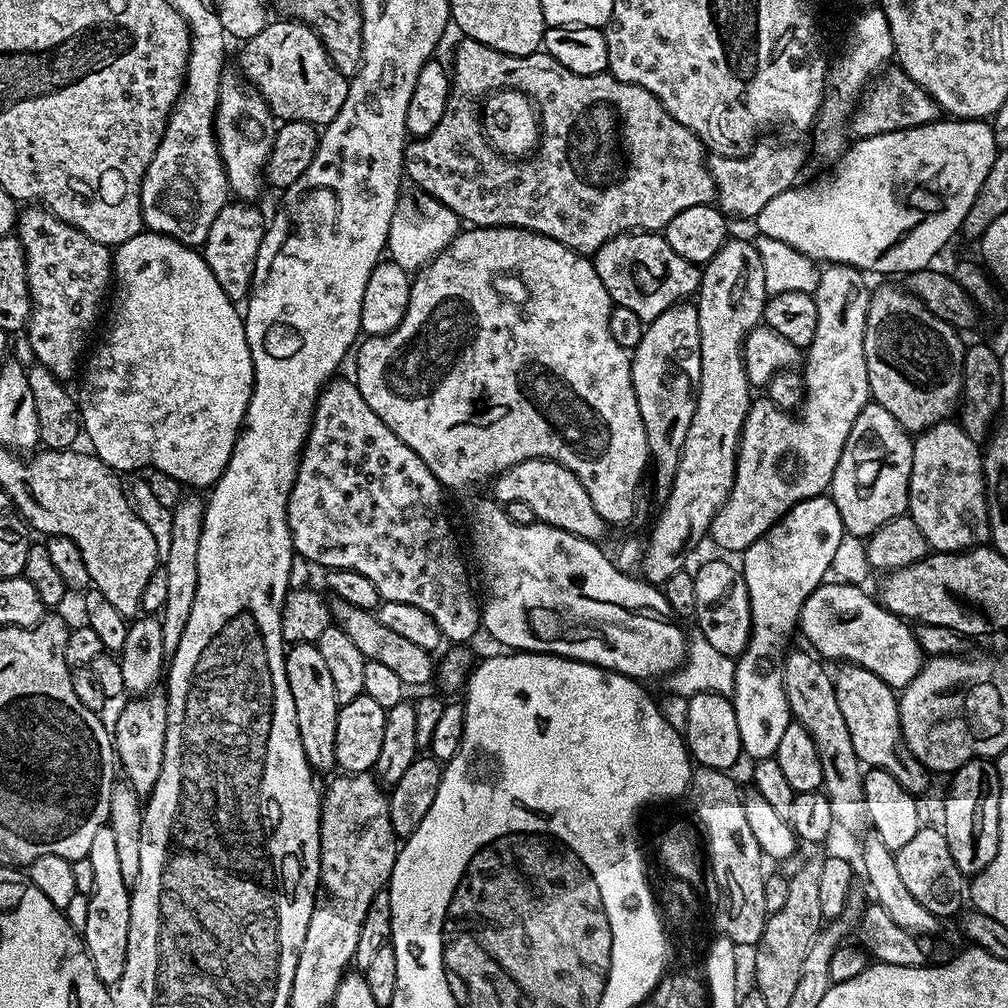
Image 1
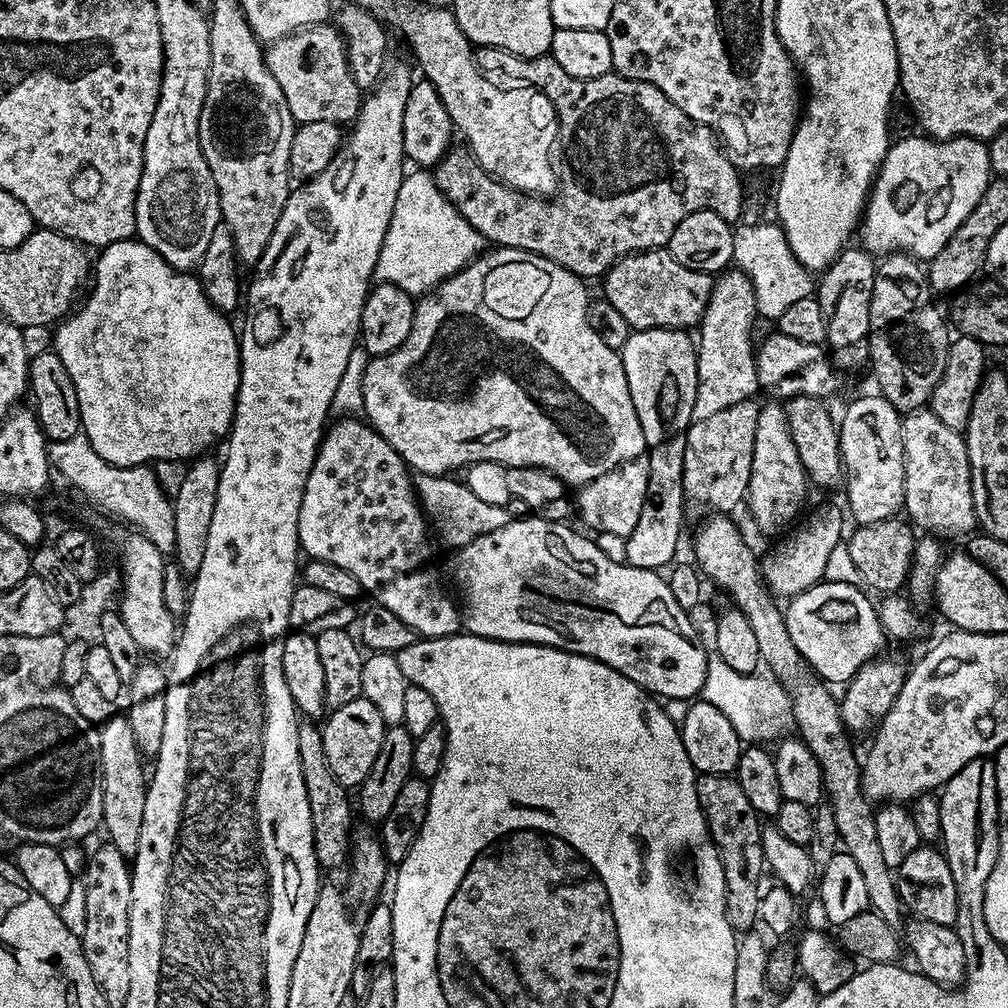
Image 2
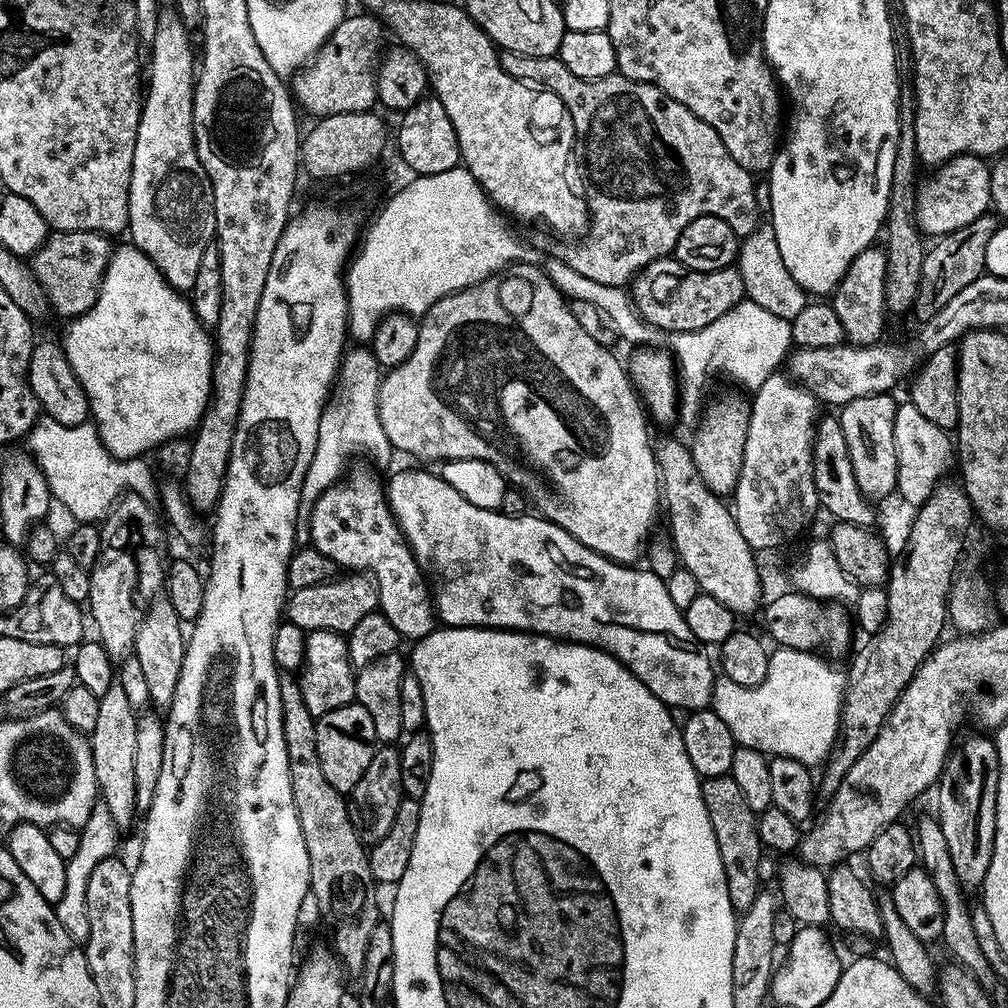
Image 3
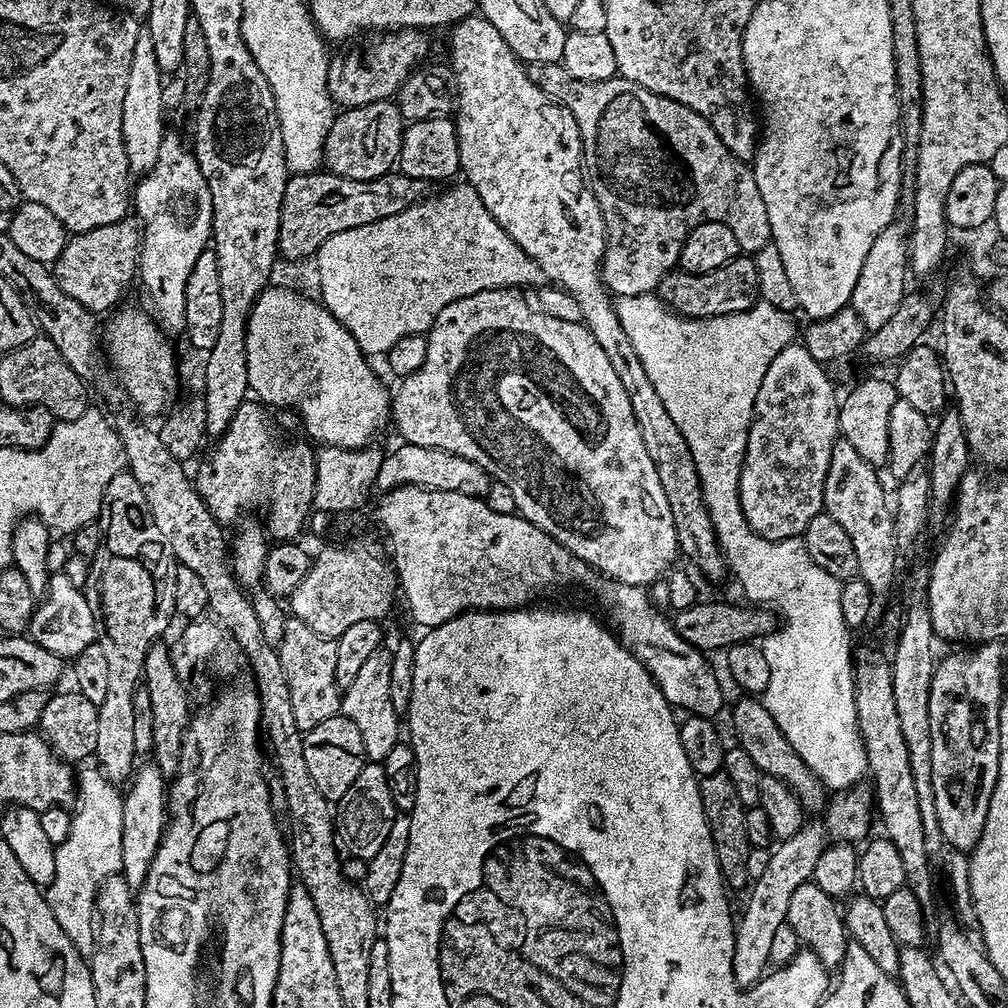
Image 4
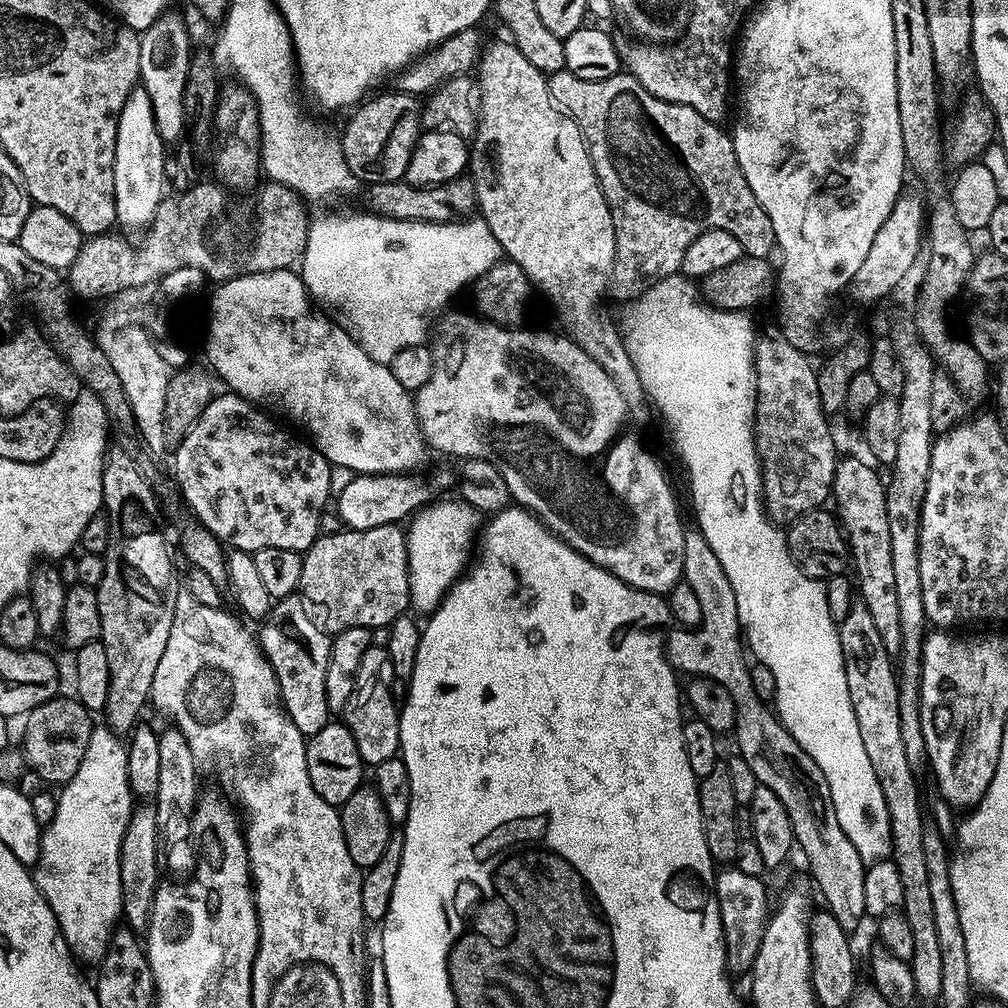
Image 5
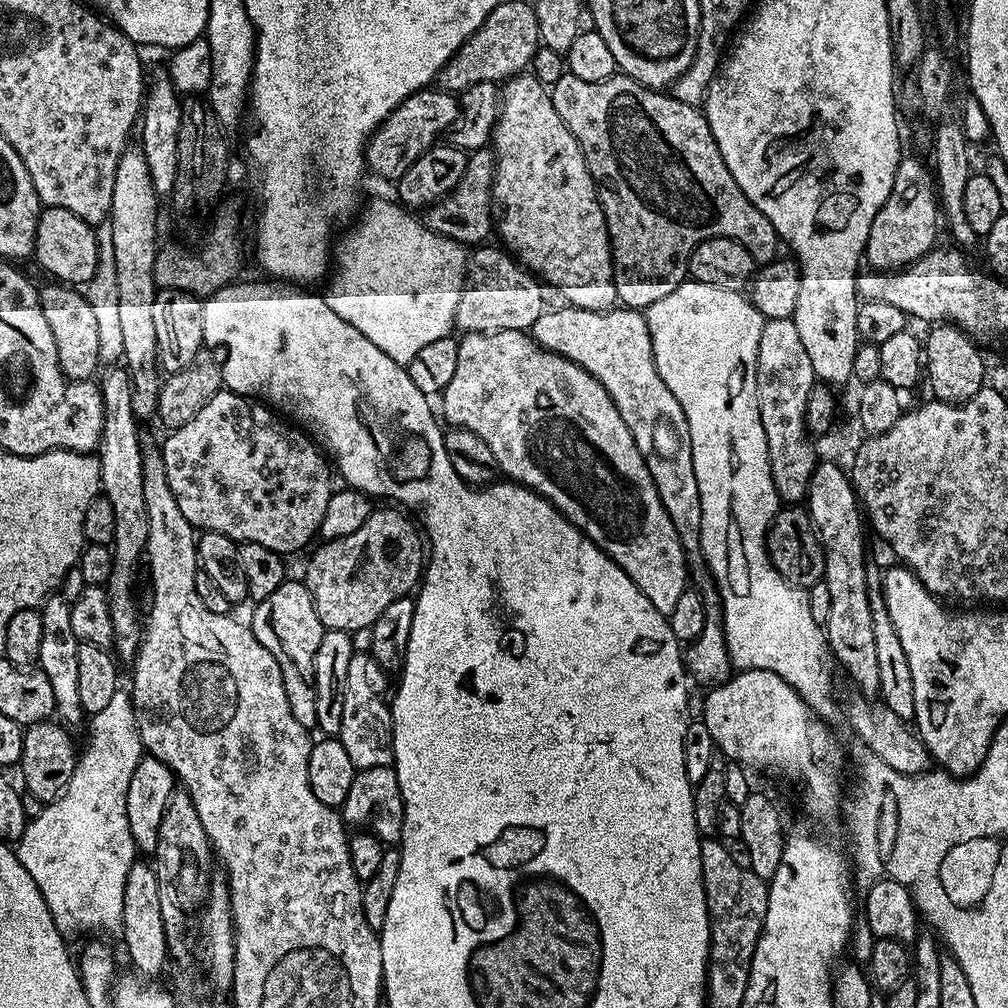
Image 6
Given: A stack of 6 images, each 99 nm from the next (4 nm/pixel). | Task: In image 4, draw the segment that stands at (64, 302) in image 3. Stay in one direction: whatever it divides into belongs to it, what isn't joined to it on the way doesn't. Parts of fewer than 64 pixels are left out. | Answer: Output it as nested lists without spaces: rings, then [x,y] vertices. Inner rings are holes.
[[[125,218],[110,222],[110,226],[98,226],[89,232],[69,235],[54,265],[58,286],[62,286],[70,298],[82,302],[82,306],[91,312],[111,313],[121,303],[119,300],[123,298],[128,283],[137,279],[141,235],[142,225],[135,218]]]

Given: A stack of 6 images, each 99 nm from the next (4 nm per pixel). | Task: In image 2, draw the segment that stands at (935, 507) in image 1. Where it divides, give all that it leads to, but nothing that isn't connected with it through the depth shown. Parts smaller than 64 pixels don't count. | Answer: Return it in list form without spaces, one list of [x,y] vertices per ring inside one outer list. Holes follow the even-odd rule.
[[[931,410],[907,413],[900,429],[904,447],[903,511],[908,512],[907,519],[917,529],[925,528],[925,533],[935,534],[940,538],[963,537],[971,533],[977,523],[972,497],[970,458],[963,435],[950,430],[950,426],[945,426]]]

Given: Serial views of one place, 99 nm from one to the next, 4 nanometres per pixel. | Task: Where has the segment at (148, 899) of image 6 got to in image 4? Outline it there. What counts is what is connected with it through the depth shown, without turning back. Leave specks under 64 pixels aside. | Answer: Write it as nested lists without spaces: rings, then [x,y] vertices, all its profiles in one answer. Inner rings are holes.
[[[155,762],[147,763],[141,763],[133,771],[127,781],[122,802],[122,866],[119,875],[133,890],[140,889],[146,882],[146,874],[150,874],[150,862],[154,862],[154,854],[158,852],[169,818],[169,783]]]

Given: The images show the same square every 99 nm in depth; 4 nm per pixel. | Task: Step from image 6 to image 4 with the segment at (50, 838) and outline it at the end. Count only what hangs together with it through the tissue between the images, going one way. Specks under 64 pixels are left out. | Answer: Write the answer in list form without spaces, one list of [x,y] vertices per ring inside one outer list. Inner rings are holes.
[[[91,767],[81,772],[79,769],[78,799],[71,813],[70,830],[66,840],[56,846],[54,878],[46,885],[50,914],[62,926],[62,934],[74,942],[74,950],[85,958],[91,957],[96,945],[96,895],[100,883],[117,875],[122,866],[124,797],[121,789],[101,774],[99,767]]]

